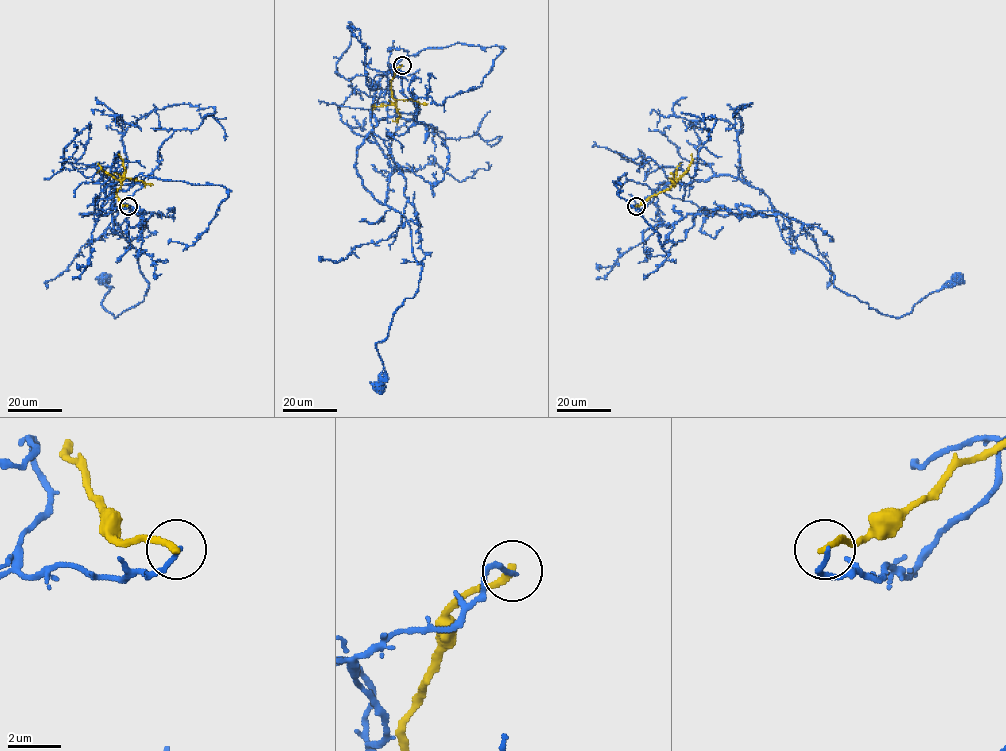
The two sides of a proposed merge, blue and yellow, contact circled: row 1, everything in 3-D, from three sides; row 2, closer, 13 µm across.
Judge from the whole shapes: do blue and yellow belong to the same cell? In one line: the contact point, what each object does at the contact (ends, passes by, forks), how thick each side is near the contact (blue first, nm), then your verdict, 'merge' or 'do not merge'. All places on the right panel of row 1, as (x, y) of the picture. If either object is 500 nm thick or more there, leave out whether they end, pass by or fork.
at (636, 206); blue ends there; yellow ends there; 180 nm thick on the blue side, 280 nm on the other; do not merge

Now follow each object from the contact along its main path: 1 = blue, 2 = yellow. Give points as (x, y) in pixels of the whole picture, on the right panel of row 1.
1: (636, 206), (669, 182), (738, 177), (768, 198), (788, 244), (886, 315), (909, 314), (957, 278)
2: (635, 206), (668, 190), (687, 170), (692, 154)

